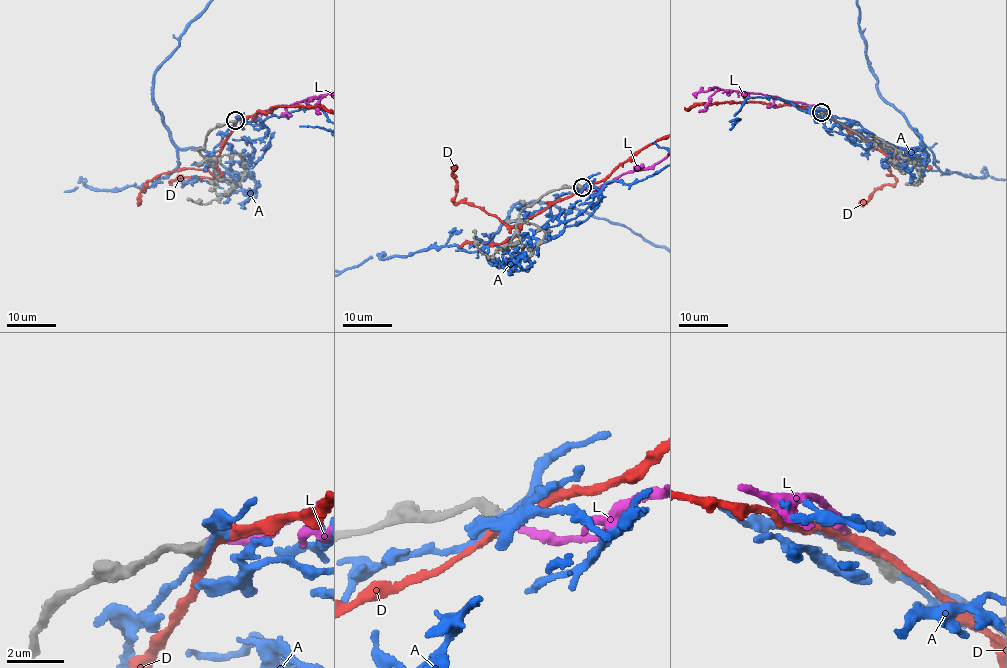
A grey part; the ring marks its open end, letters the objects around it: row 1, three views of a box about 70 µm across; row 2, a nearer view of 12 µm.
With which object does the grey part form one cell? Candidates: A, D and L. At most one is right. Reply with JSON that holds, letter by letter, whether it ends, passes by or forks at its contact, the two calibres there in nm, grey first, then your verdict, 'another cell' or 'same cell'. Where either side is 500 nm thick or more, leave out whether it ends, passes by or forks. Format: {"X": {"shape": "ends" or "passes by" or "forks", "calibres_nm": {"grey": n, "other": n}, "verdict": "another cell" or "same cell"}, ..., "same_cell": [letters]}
{"A": {"calibres_nm": {"grey": 500, "other": 240}, "verdict": "another cell"}, "D": {"shape": "passes by", "calibres_nm": {"grey": 480, "other": 320}, "verdict": "another cell"}, "L": {"shape": "ends", "calibres_nm": {"grey": 480, "other": 240}, "verdict": "same cell"}, "same_cell": ["L"]}

